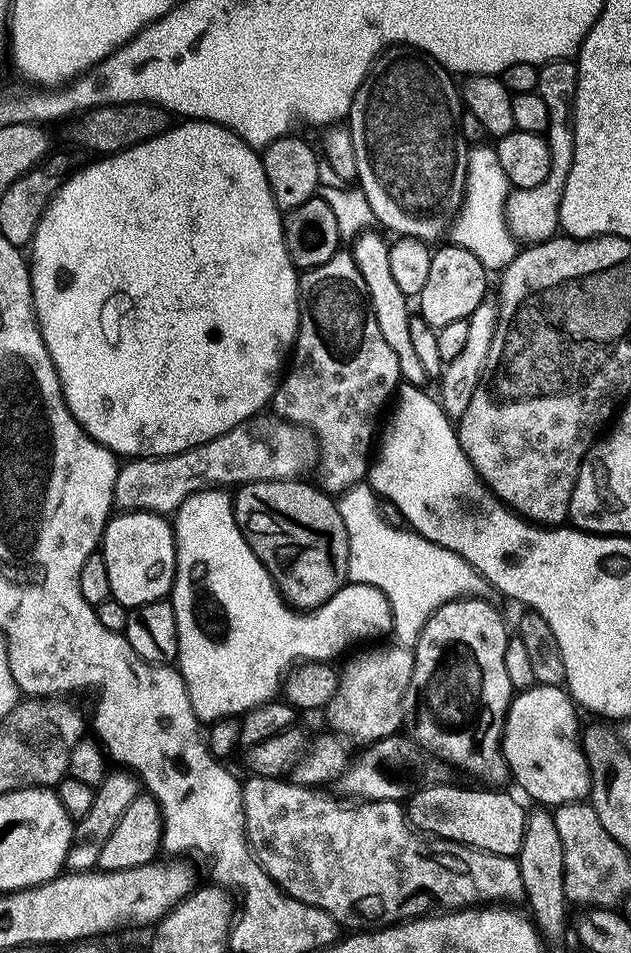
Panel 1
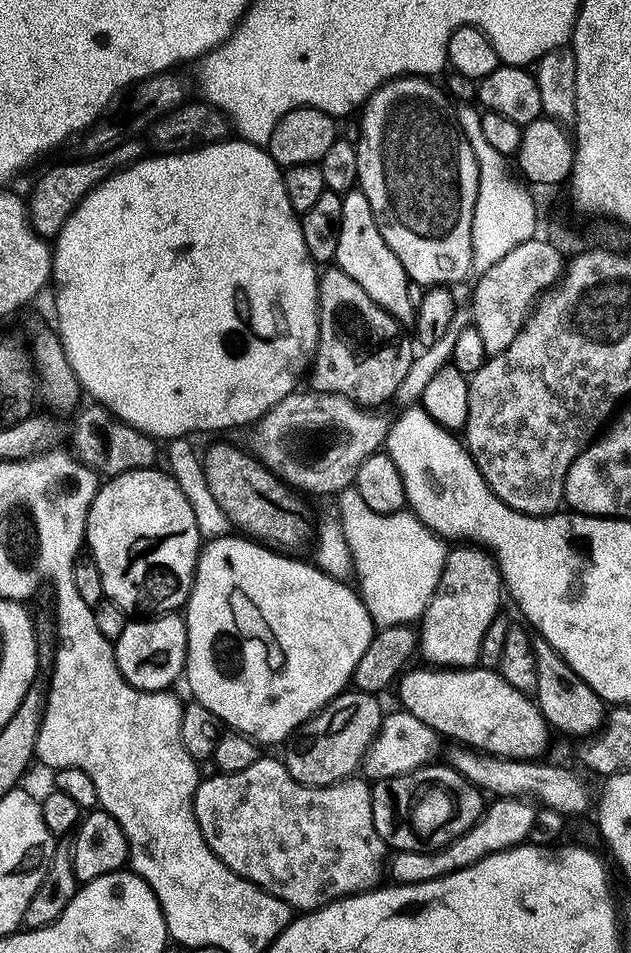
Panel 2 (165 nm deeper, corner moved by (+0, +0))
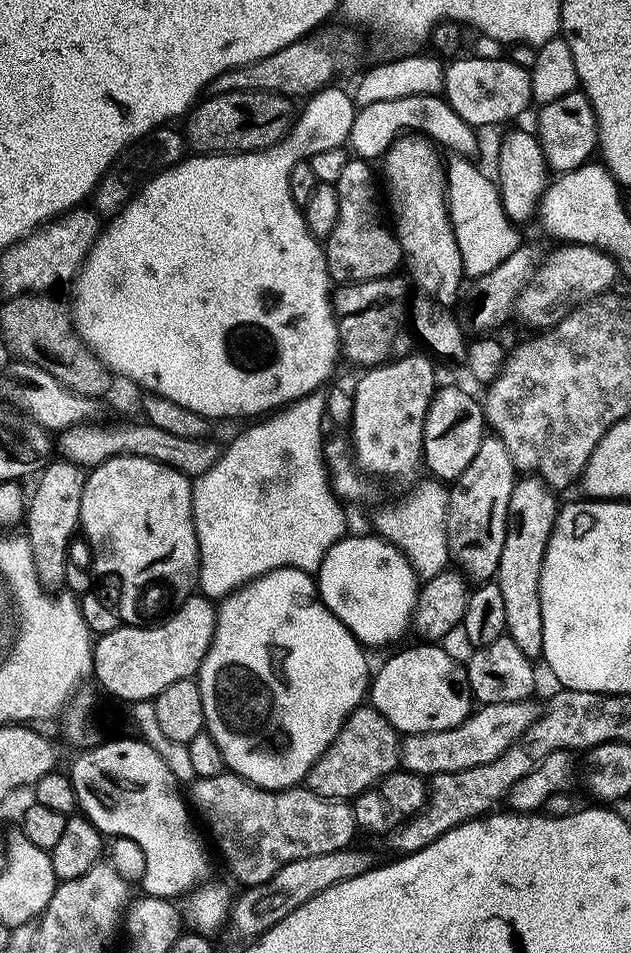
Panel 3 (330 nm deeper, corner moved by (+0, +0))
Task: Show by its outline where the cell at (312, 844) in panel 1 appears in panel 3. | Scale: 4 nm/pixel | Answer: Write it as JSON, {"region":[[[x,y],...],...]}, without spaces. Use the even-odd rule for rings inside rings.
{"region":[[[225,770],[191,781],[190,788],[190,804],[195,815],[199,819],[200,816],[204,819],[204,824],[208,827],[225,866],[232,871],[233,878],[240,886],[266,882],[281,866],[298,858],[314,858],[314,854],[330,854],[339,848],[347,848],[353,843],[352,835],[357,835],[358,832],[351,803],[327,800],[314,794],[306,786],[282,788],[275,792],[269,788],[260,788],[237,776],[235,772]]]}

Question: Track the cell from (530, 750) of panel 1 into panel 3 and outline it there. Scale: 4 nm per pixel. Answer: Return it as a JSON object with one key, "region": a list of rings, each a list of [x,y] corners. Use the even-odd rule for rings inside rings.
{"region":[[[420,642],[417,645],[417,648],[404,648],[394,653],[377,672],[375,669],[370,680],[371,707],[377,708],[382,718],[386,718],[386,722],[404,736],[450,730],[468,719],[474,711],[474,700],[466,687],[465,669],[461,665],[459,668],[455,658],[439,643]]]}

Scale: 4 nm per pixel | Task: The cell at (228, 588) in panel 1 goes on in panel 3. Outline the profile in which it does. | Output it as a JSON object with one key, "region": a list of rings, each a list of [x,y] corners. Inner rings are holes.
{"region":[[[276,568],[265,576],[257,576],[255,580],[249,580],[235,592],[223,597],[216,609],[216,629],[212,634],[212,641],[208,652],[204,655],[204,661],[200,663],[198,683],[202,694],[204,727],[210,734],[210,738],[218,742],[227,771],[235,772],[237,776],[260,788],[269,788],[275,792],[282,788],[297,787],[307,777],[316,759],[328,749],[330,742],[334,742],[338,730],[342,730],[348,715],[354,709],[361,707],[363,700],[360,699],[363,696],[365,699],[369,691],[370,668],[368,672],[368,660],[364,657],[364,652],[366,653],[365,645],[356,640],[347,626],[319,600],[316,581],[305,569]]]}

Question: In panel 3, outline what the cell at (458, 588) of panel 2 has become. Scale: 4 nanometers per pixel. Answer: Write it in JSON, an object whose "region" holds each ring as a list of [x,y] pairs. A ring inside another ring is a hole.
{"region":[[[494,434],[485,435],[470,466],[451,485],[446,510],[446,538],[451,563],[472,582],[491,581],[498,570],[498,558],[502,558],[502,542],[506,540],[510,494],[514,490],[518,473],[512,465],[508,451]]]}

